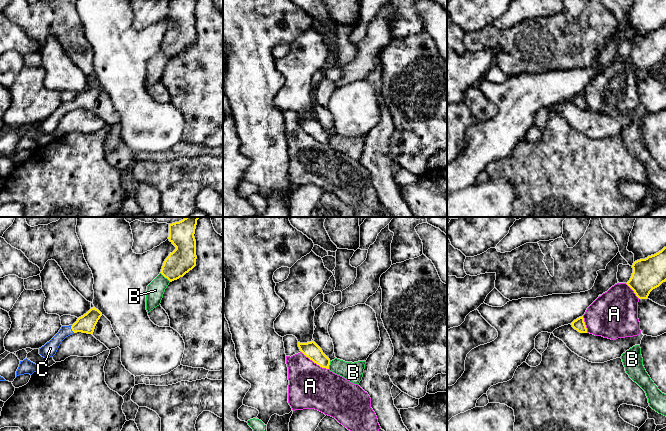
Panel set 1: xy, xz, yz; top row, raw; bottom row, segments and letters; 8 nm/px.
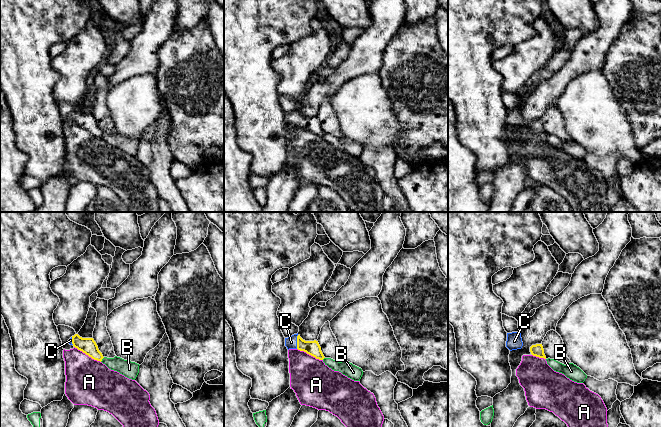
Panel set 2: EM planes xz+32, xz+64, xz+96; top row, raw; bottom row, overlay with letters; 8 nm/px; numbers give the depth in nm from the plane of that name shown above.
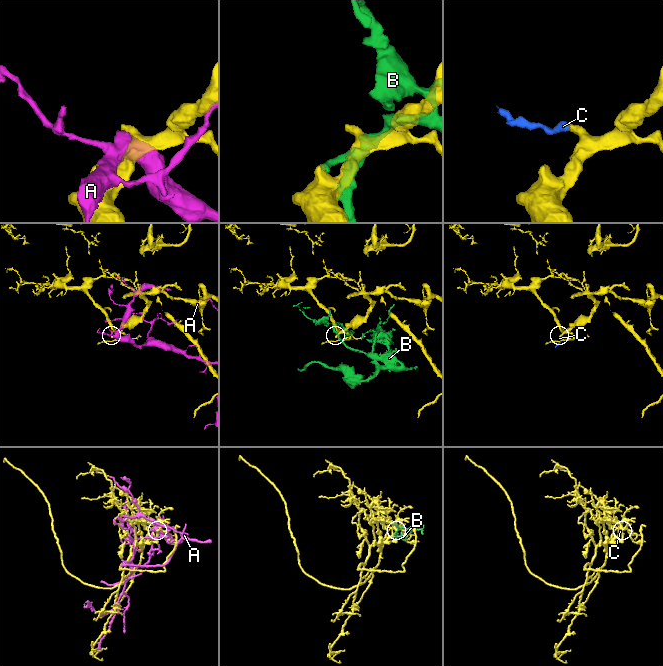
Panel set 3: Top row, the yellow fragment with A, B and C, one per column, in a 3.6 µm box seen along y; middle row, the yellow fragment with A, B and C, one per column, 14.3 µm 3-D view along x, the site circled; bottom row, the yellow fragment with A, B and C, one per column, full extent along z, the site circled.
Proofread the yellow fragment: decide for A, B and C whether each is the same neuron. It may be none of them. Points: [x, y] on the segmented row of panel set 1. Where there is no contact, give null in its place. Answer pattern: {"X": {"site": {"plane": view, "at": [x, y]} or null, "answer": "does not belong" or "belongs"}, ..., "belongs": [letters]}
{"A": {"site": {"plane": "xz", "at": [315, 362]}, "answer": "does not belong"}, "B": {"site": {"plane": "xy", "at": [165, 277]}, "answer": "does not belong"}, "C": {"site": {"plane": "xy", "at": [71, 328]}, "answer": "belongs"}, "belongs": ["C"]}

